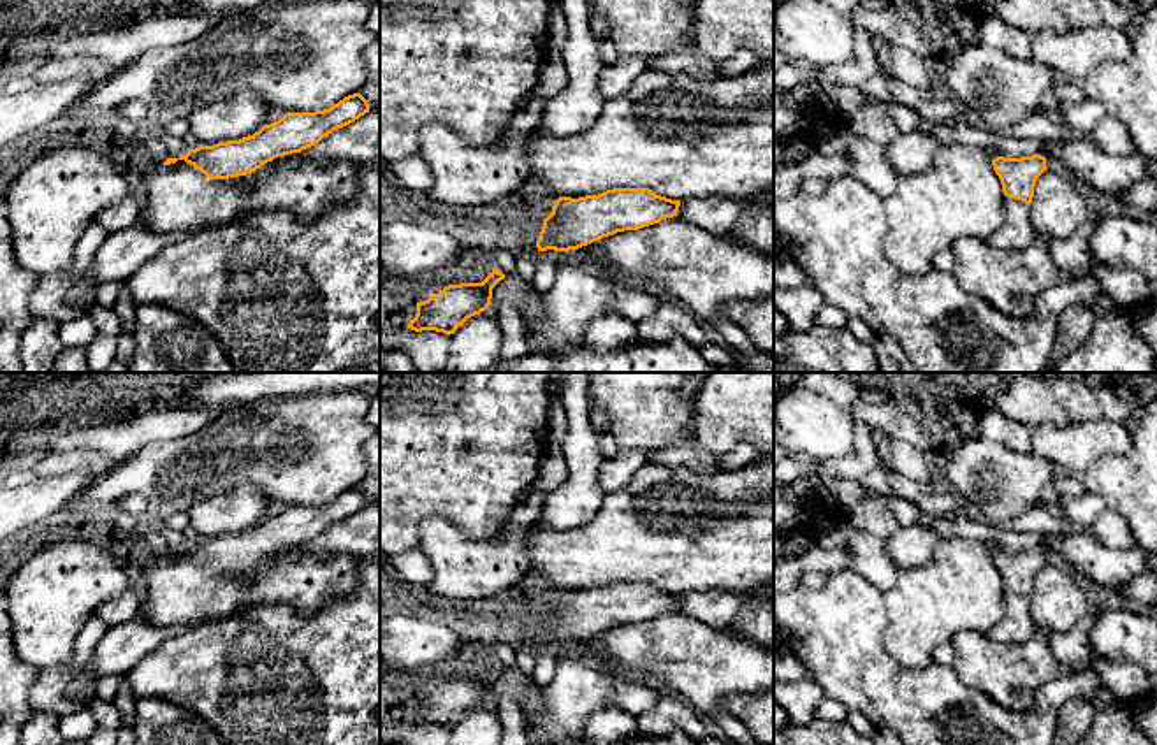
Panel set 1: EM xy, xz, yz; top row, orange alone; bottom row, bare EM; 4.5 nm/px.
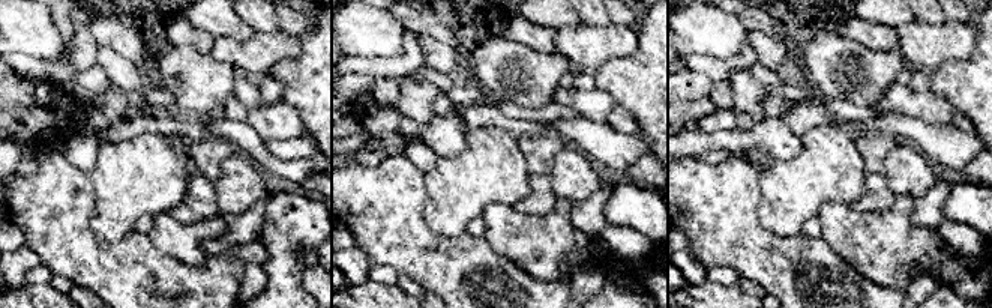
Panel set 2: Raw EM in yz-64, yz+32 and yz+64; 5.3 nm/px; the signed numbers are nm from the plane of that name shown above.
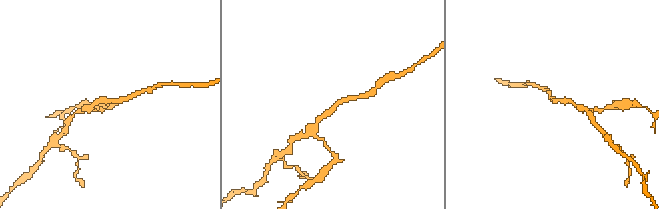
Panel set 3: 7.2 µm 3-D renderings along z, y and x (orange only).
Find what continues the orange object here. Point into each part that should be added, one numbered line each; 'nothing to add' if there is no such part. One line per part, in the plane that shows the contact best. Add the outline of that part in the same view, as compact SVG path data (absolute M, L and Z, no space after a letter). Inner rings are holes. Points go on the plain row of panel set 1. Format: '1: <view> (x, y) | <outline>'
nothing to add

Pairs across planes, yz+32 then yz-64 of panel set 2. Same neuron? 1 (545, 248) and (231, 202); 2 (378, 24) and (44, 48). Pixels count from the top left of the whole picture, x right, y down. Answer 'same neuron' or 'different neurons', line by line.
1: different neurons
2: same neuron

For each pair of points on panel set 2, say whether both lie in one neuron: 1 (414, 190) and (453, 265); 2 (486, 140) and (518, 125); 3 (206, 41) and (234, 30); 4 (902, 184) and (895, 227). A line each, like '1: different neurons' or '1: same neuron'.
1: same neuron
2: different neurons
3: different neurons
4: different neurons

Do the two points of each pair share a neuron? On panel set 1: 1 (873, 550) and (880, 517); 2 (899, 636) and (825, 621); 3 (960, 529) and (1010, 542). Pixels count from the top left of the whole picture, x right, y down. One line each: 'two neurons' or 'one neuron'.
1: two neurons
2: two neurons
3: one neuron

